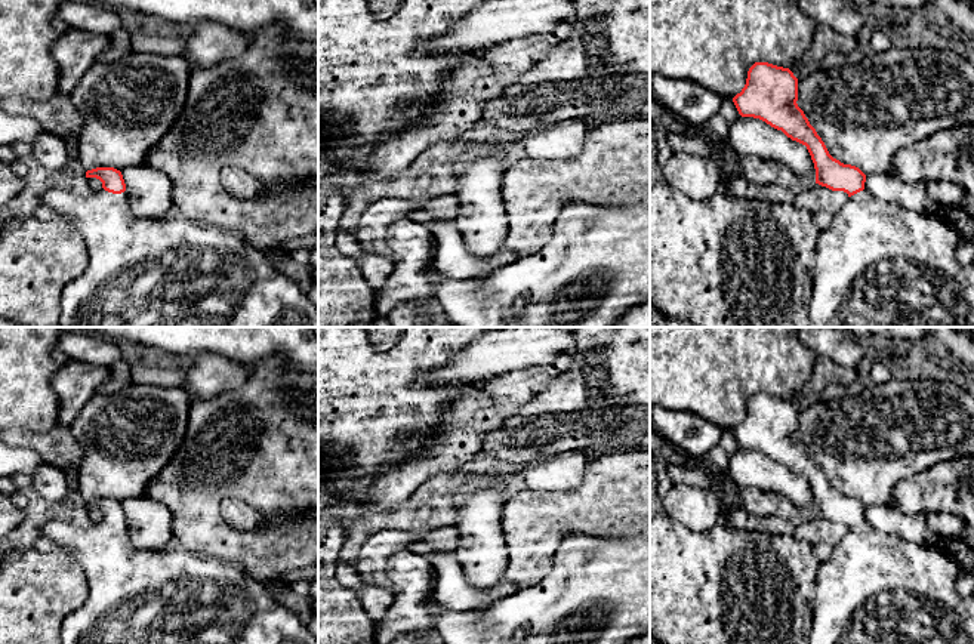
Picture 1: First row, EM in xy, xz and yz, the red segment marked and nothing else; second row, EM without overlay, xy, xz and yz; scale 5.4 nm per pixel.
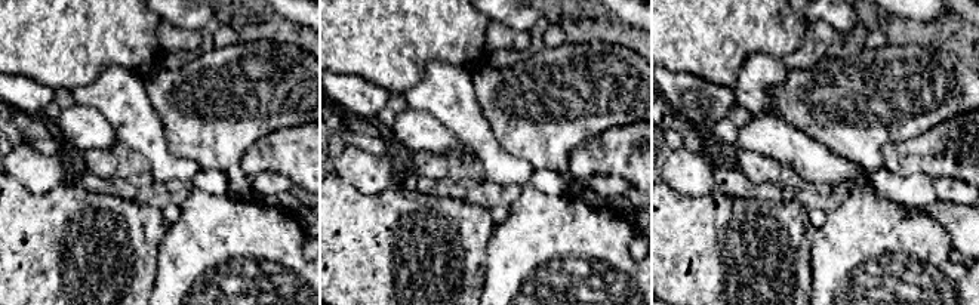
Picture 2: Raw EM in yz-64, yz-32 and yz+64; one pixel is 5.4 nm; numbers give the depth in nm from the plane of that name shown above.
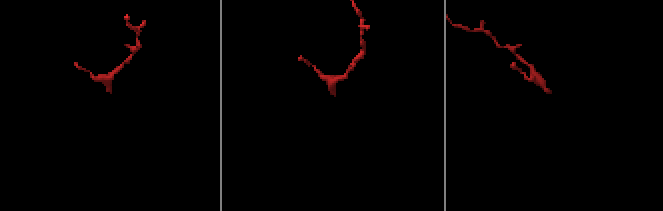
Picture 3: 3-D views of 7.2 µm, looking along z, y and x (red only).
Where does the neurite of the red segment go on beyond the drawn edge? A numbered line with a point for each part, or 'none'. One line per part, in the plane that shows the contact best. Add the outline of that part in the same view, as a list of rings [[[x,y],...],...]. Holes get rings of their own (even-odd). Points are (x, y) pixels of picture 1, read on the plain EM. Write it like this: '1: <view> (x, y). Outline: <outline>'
1: xy (135, 597). Outline: [[[47,520],[38,527],[38,534],[56,543],[61,552],[73,552],[89,588],[84,604],[64,617],[61,644],[318,644],[300,607],[252,579],[241,566],[192,554],[185,548],[139,549],[132,543],[124,524],[112,526],[105,521],[86,529],[68,521]]]

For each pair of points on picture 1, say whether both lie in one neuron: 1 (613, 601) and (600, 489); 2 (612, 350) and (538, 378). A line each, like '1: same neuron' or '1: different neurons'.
1: different neurons
2: different neurons

